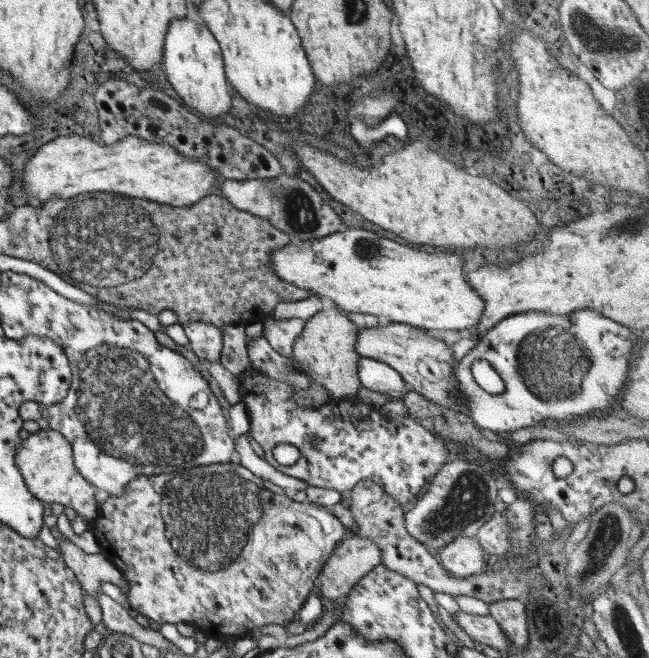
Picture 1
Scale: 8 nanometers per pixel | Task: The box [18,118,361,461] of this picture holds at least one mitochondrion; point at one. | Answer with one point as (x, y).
(110, 245)

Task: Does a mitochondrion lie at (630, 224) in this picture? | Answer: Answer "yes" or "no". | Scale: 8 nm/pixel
yes

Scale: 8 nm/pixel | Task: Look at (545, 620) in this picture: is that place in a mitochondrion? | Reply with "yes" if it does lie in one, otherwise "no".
yes

